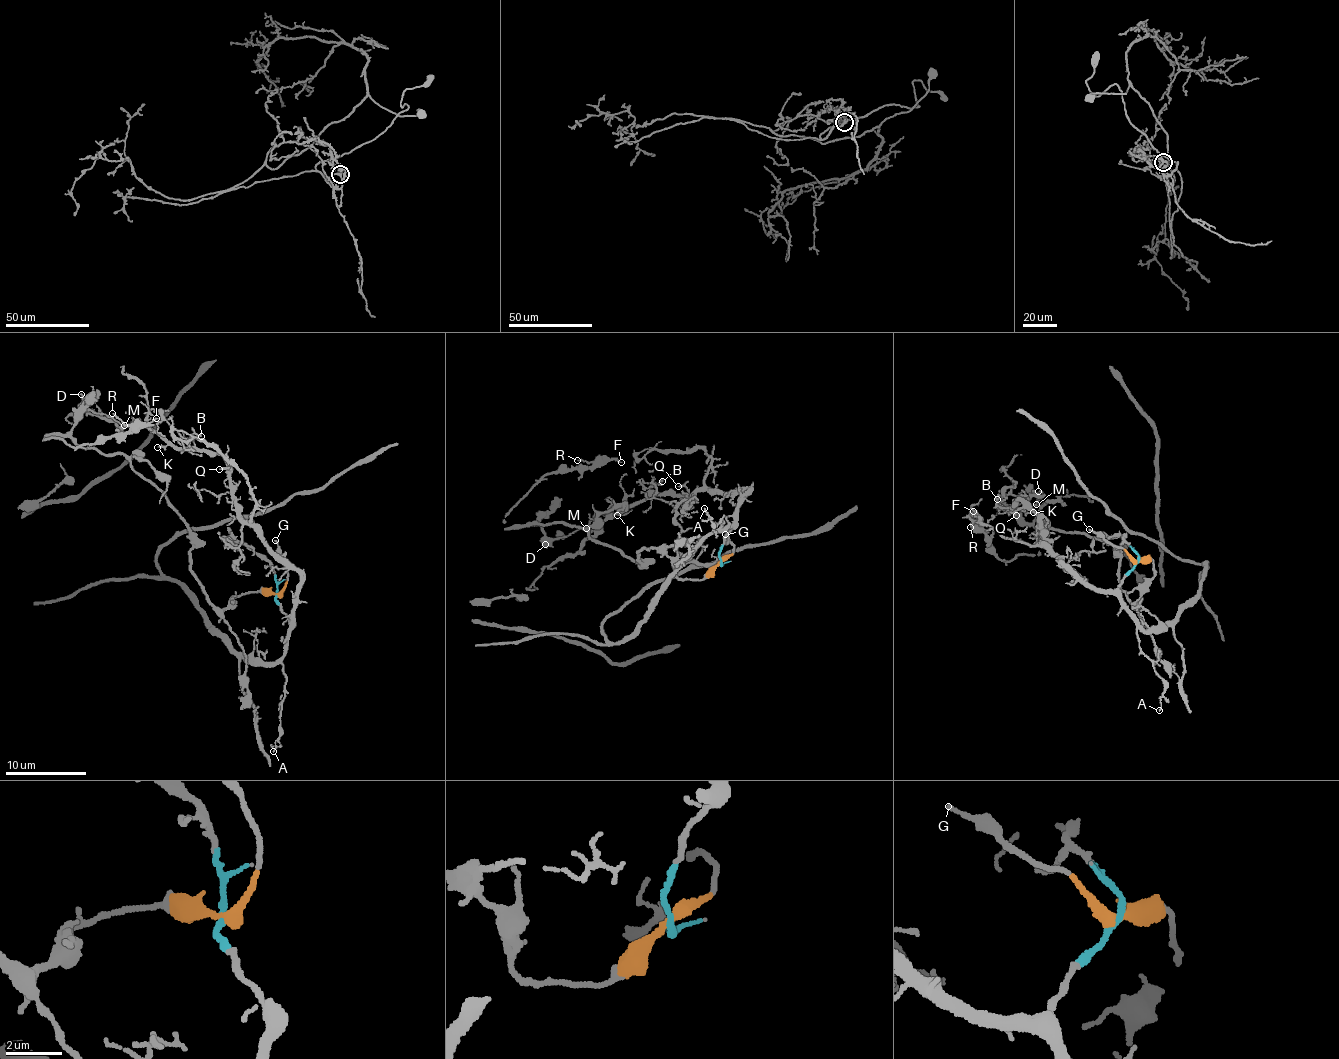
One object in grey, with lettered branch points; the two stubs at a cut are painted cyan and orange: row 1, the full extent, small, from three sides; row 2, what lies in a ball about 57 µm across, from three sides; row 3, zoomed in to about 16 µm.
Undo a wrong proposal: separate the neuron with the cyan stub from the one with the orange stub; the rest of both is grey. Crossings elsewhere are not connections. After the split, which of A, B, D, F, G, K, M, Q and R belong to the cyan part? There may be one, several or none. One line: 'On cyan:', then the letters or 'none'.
On cyan: A, B, K, Q

